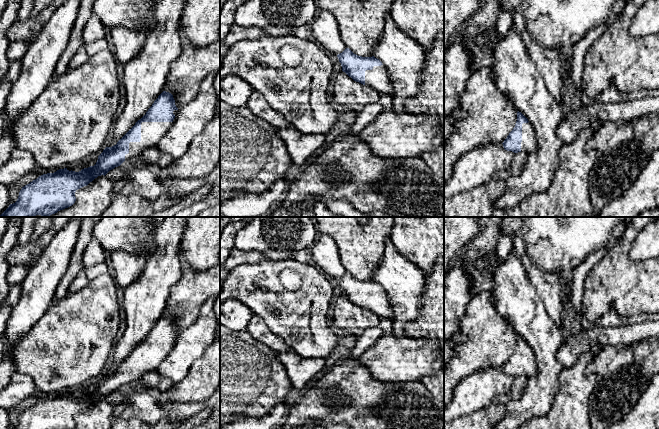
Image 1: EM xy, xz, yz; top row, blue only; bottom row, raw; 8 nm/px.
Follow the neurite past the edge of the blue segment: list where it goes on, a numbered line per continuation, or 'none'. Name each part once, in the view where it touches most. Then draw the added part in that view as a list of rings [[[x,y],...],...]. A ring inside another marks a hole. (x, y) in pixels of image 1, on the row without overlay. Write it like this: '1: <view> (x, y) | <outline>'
1: xy (151, 356) | [[[142,346],[141,365],[129,367],[129,377],[125,379],[125,384],[136,382],[144,374],[156,371],[172,348],[173,346]]]

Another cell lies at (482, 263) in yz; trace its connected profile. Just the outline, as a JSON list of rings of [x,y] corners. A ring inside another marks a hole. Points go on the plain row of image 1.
[[[487,256],[479,257],[475,262],[475,268],[477,270],[487,270],[493,275],[496,271],[496,267],[490,264],[489,258]]]

